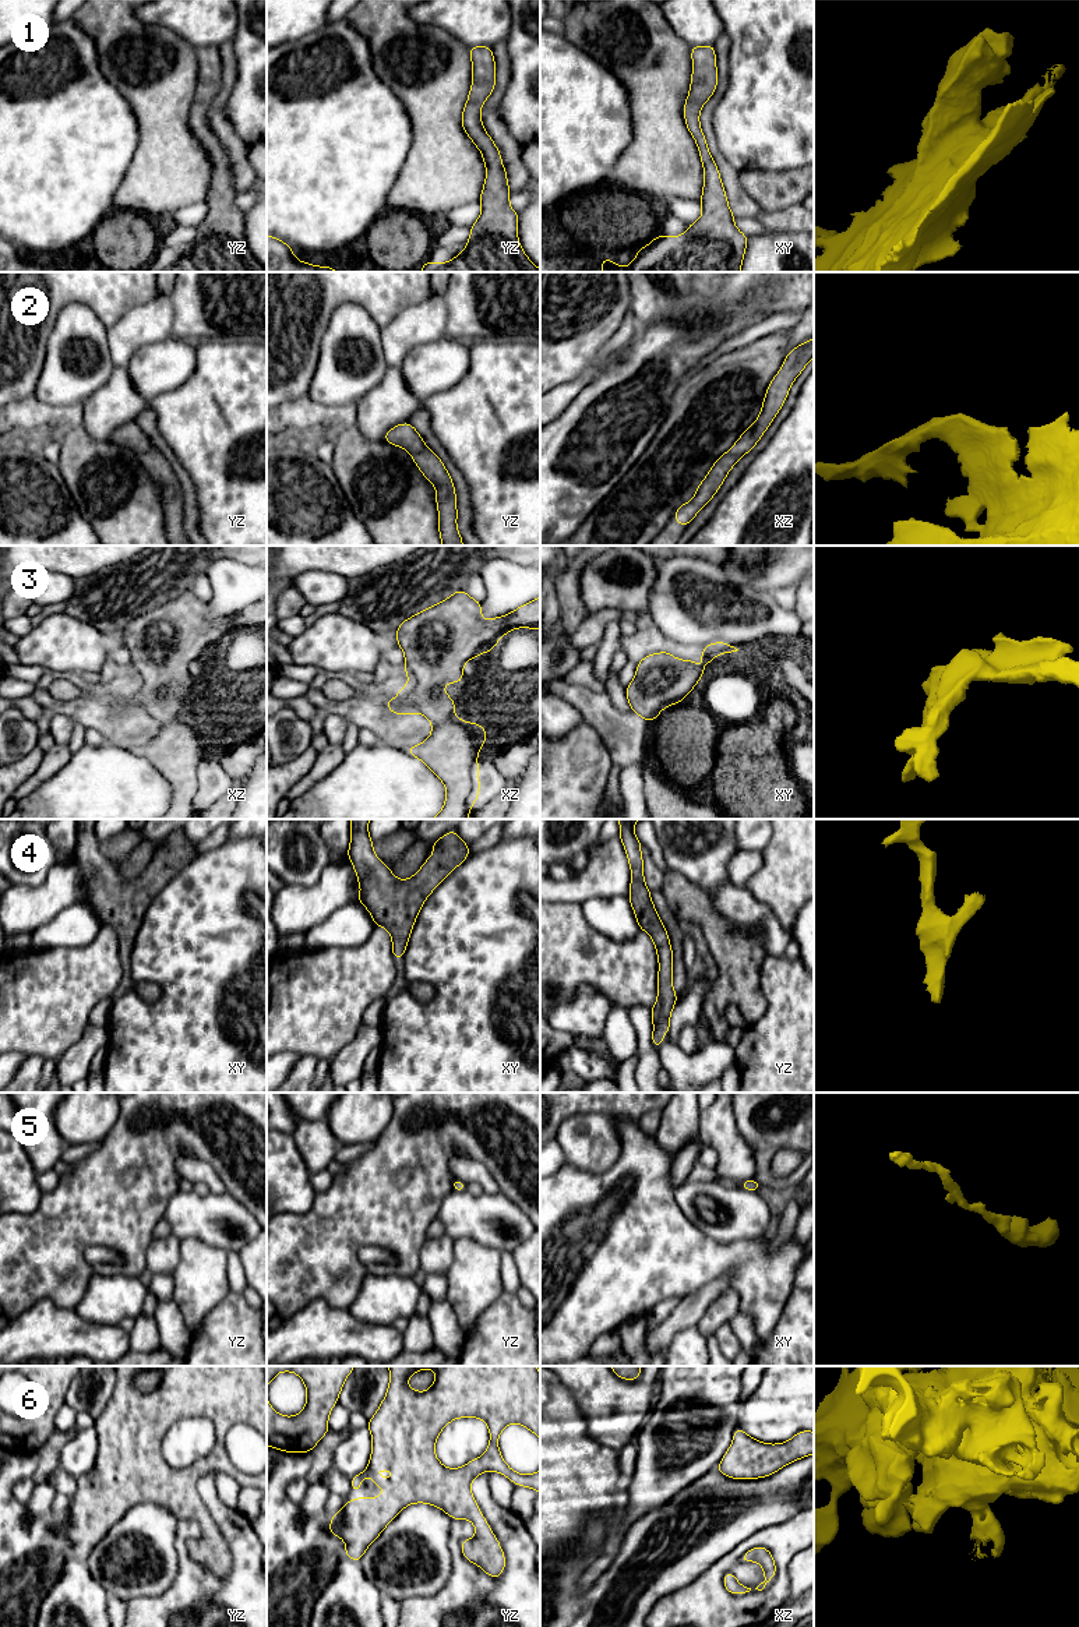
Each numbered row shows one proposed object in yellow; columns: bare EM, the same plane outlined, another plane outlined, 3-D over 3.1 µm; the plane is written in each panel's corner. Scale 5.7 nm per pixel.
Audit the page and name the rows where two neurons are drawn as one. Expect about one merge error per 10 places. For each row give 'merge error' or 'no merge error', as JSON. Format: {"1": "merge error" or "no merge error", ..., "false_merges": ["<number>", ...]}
{"1": "no merge error", "2": "no merge error", "3": "no merge error", "4": "no merge error", "5": "no merge error", "6": "no merge error", "false_merges": []}

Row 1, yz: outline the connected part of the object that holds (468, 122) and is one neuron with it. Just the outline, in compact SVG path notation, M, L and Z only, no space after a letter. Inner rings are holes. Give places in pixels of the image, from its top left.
M470 46L472 88L461 124L482 152L486 180L479 197L482 213L470 226L465 250L449 262L423 262L420 272L540 272L518 239L518 216L509 207L511 191L500 149L482 124L482 105L496 87L491 46Z

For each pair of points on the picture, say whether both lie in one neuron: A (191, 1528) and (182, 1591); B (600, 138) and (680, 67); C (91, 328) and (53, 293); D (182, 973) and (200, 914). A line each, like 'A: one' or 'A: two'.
A: one
B: two
C: two
D: one

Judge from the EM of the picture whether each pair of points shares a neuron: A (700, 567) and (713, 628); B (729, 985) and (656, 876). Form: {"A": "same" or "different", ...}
{"A": "same", "B": "different"}

